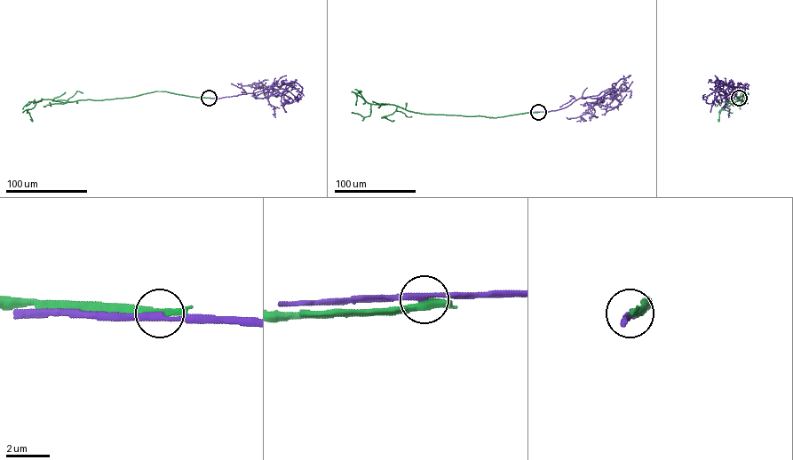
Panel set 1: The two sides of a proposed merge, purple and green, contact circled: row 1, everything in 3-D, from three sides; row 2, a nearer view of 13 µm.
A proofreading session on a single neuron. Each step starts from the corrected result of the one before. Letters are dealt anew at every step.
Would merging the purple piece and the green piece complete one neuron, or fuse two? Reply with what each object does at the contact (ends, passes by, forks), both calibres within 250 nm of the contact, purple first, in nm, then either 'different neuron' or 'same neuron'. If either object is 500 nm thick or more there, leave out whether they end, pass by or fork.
purple passes by; green passes by; 260 nm thick on the purple side, 320 nm on the other; different neuron

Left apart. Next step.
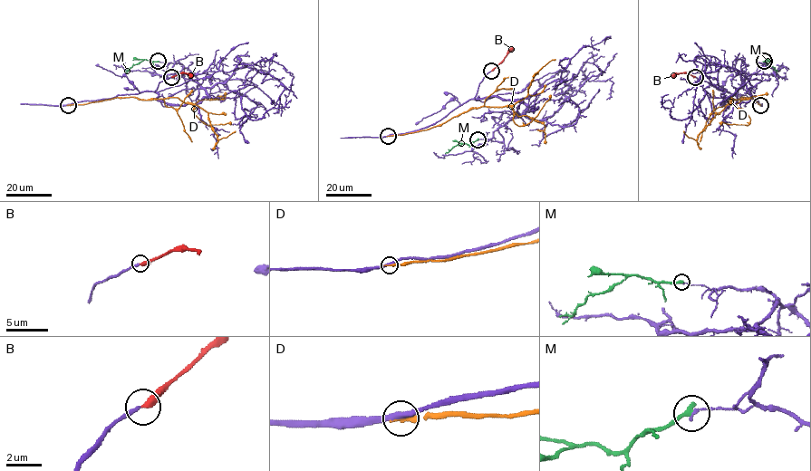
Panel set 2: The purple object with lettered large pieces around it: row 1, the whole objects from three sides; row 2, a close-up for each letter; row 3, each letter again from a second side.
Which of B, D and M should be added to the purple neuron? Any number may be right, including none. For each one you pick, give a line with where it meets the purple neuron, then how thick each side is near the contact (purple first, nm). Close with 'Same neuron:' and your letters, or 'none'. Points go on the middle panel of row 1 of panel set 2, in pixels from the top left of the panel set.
Same neuron: none

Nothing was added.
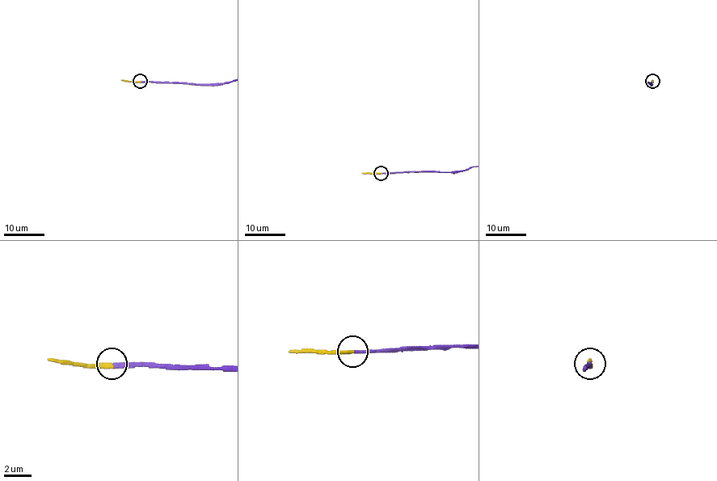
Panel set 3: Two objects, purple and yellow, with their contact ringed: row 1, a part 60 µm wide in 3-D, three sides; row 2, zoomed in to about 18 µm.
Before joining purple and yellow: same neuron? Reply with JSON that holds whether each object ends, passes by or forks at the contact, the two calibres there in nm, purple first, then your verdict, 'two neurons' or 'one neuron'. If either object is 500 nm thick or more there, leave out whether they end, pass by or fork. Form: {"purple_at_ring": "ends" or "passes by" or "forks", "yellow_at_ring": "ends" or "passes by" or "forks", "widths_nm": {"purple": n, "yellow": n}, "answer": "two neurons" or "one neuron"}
{"purple_at_ring": "ends", "yellow_at_ring": "ends", "widths_nm": {"purple": 240, "yellow": 260}, "answer": "one neuron"}

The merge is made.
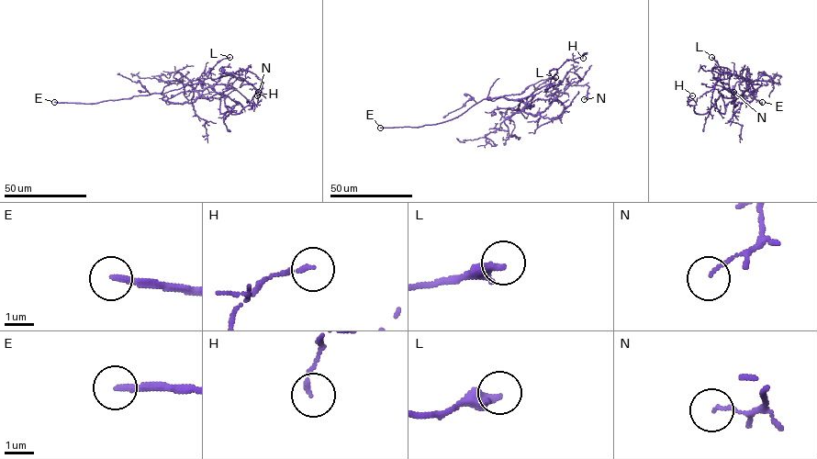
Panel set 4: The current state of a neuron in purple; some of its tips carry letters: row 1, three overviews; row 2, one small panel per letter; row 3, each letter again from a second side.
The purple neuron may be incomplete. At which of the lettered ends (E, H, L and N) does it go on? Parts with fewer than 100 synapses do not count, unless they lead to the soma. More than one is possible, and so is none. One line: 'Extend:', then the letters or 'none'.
Extend: E

